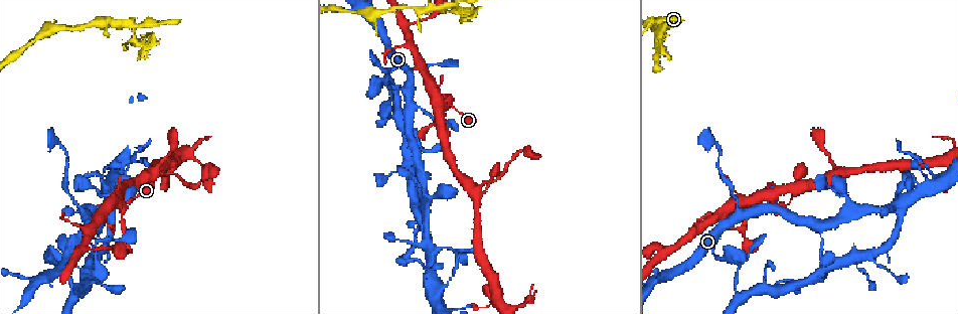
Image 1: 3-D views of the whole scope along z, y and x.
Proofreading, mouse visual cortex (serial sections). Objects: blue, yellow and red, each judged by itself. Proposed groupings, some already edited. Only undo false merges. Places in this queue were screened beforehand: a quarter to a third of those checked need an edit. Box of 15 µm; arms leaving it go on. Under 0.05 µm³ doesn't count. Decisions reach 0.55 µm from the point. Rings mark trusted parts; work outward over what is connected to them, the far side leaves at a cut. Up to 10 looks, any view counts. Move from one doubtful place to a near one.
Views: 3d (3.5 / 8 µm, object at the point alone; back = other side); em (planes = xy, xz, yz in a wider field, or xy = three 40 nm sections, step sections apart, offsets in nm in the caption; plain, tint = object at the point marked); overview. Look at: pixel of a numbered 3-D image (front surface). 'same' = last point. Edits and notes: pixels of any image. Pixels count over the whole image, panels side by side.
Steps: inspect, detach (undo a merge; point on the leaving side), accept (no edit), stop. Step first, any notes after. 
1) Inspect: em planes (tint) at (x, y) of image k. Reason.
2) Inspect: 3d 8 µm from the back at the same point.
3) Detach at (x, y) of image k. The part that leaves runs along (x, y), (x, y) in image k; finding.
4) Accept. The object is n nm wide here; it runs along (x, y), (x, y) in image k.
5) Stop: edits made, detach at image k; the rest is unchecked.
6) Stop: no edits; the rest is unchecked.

Inspect: 3d 3.5 µm at (652, 20) of image 1. Abrupt turn.

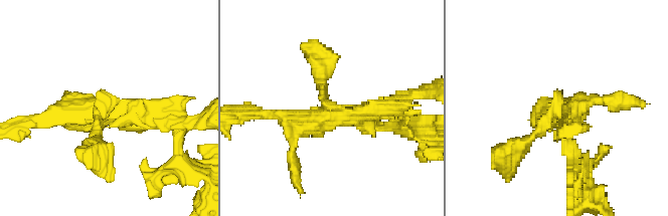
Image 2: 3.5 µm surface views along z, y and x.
Inspect: em xy step 5 (tint) at (102, 110) of image 2. 3 arms meet here; the arms are 150, 200, 300 nm wide.

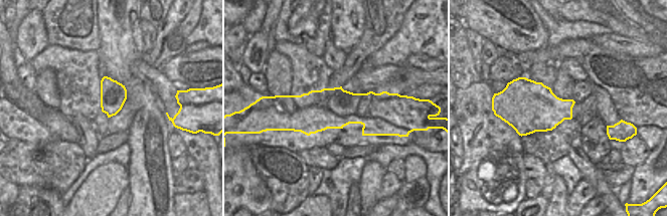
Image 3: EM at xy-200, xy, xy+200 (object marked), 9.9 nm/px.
Accept. It runs along (601, 100), (554, 111), (523, 157) in image 2; all the same cell.

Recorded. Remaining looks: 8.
Inspect: 3d 8 µm at (662, 45) of image 1. Abrupt turn.

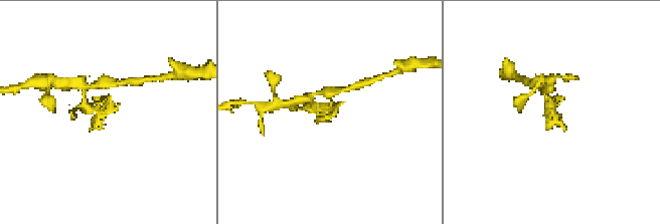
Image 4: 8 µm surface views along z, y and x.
Inspect: 3d 3.5 µm at (102, 115) of image 4.

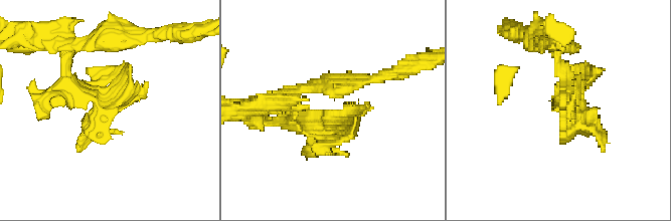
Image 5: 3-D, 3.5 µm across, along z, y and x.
Inspect: em xy step 2 (tint) at (330, 125) of image 5.

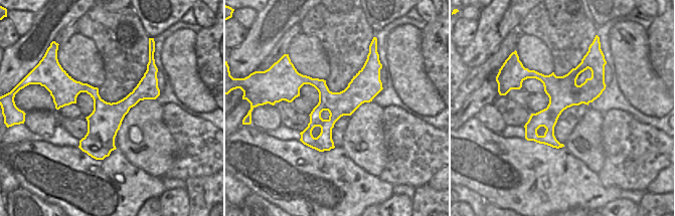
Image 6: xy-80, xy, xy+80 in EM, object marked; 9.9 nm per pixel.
Accept. It runs along (291, 107), (347, 141) in image 5; one cell here.

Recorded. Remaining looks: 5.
Inspect: 3d 8 µm at (442, 122) of image 1. Abrupt turn.

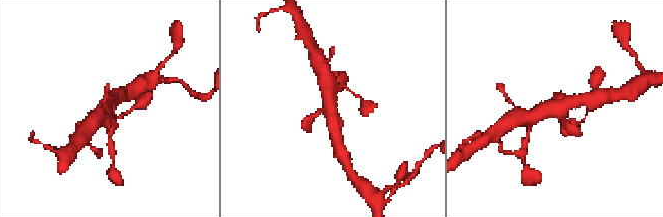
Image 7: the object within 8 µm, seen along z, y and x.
Inspect: 3d 3.5 µm at (329, 109) of image 7. Closer look.

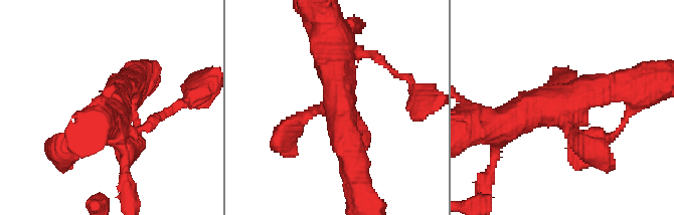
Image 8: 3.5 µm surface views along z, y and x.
Inspect: em xy step 2 (tint) at (337, 106) of image 8. Now the EM.

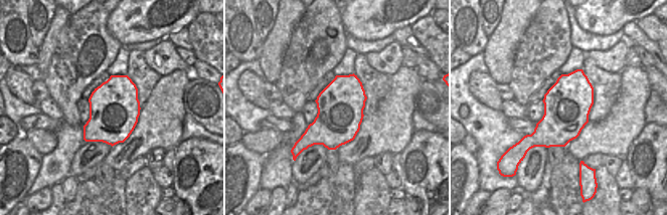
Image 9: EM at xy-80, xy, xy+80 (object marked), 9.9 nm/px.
Accept. It runs along (511, 129), (519, 116), (623, 85) in image 8; all the same cell.

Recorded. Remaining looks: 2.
Stop: no edits; the rest is unchecked.

